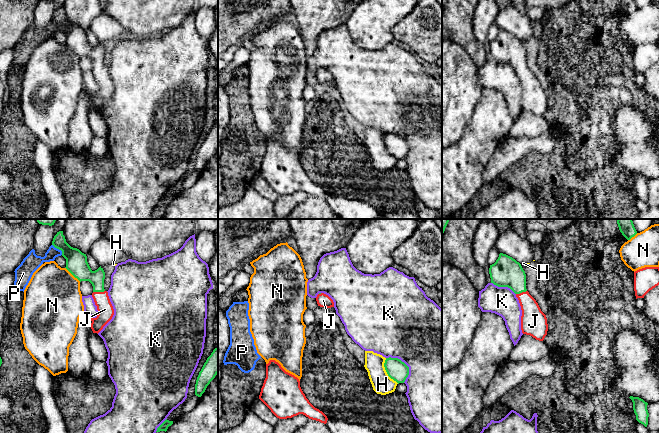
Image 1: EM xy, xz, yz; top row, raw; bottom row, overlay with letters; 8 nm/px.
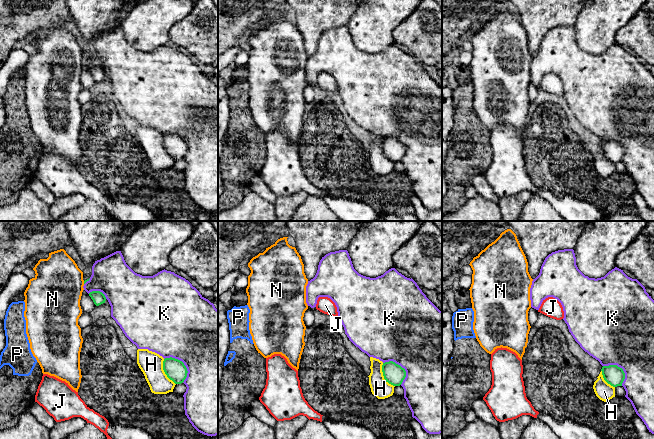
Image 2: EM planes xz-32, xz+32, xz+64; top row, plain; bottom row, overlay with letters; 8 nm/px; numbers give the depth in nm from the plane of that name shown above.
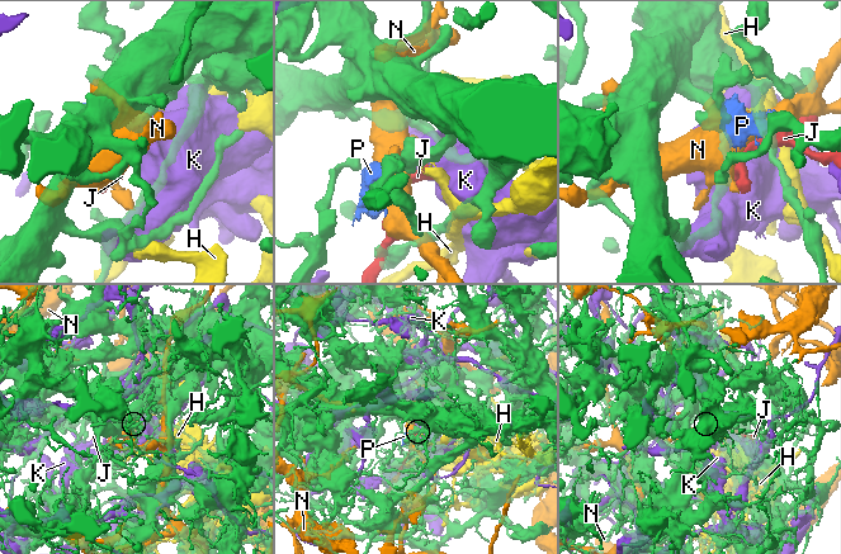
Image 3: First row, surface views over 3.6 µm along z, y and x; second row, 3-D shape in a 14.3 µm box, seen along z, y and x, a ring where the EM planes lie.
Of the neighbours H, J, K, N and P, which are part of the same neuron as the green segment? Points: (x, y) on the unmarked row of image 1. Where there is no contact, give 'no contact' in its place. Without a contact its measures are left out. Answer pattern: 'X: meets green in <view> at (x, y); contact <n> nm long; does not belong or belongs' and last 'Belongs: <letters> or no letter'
H: meets green in xz at (386, 147); contact 240 nm long; does not belong
J: meets green in xy at (98, 67); contact 100 nm long; belongs
K: meets green in xz at (405, 140); contact 260 nm long; does not belong
N: meets green in xy at (73, 51); contact 170 nm long; does not belong
P: meets green in xy at (58, 24); contact 120 nm long; does not belong
Belongs: J

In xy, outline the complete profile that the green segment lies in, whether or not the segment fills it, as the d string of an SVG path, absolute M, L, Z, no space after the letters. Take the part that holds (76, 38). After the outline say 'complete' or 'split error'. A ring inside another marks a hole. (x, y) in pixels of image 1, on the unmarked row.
M63 7L57 8L52 21L62 27L62 32L66 35L66 45L80 58L89 57L93 62L92 73L97 82L98 91L91 93L91 105L93 109L99 109L103 103L112 95L114 85L110 78L108 68L104 65L105 48L100 42L92 47L86 30L79 25L71 23L63 11Z; split error

